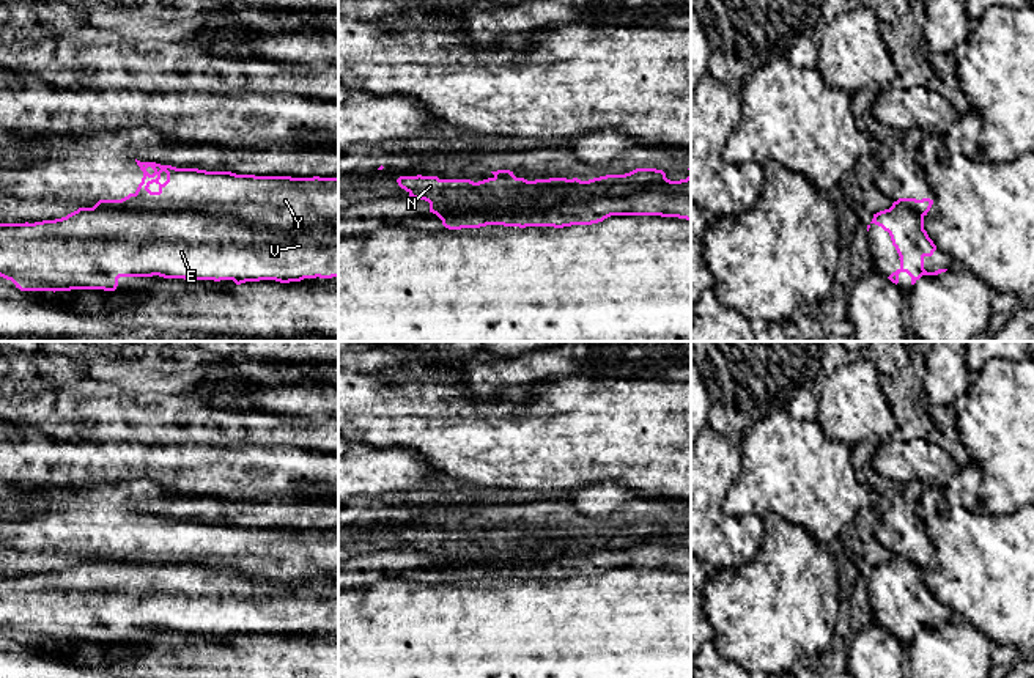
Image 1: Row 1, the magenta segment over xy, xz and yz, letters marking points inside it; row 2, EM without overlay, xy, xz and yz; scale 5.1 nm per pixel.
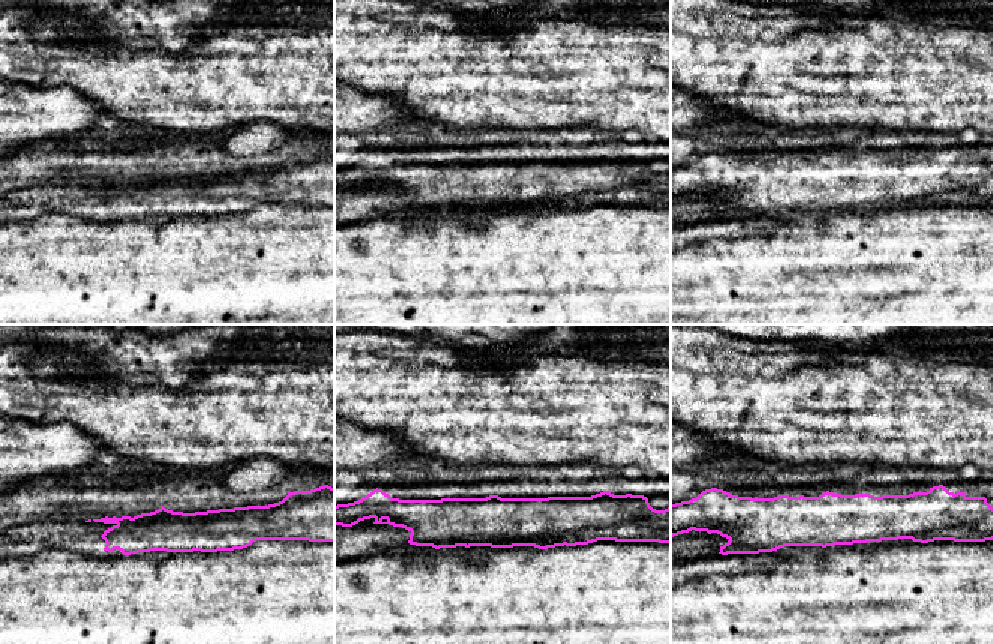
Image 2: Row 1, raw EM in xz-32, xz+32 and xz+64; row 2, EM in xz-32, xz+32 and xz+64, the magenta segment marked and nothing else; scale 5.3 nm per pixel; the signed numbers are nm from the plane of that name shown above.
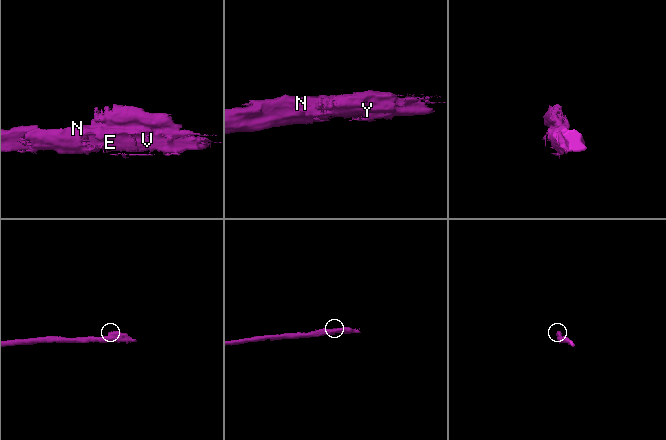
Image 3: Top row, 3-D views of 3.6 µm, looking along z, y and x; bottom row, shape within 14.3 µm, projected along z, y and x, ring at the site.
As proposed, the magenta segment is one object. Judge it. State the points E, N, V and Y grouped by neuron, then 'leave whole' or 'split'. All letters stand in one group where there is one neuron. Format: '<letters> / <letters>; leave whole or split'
E N V / Y; split

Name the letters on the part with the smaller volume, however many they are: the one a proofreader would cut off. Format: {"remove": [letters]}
{"remove": ["Y"]}

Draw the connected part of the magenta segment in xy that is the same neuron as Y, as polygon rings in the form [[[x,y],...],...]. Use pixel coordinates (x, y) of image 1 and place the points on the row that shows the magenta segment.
[[[140,162],[142,182],[121,200],[93,208],[197,211],[288,231],[338,220],[338,178],[255,176]]]

